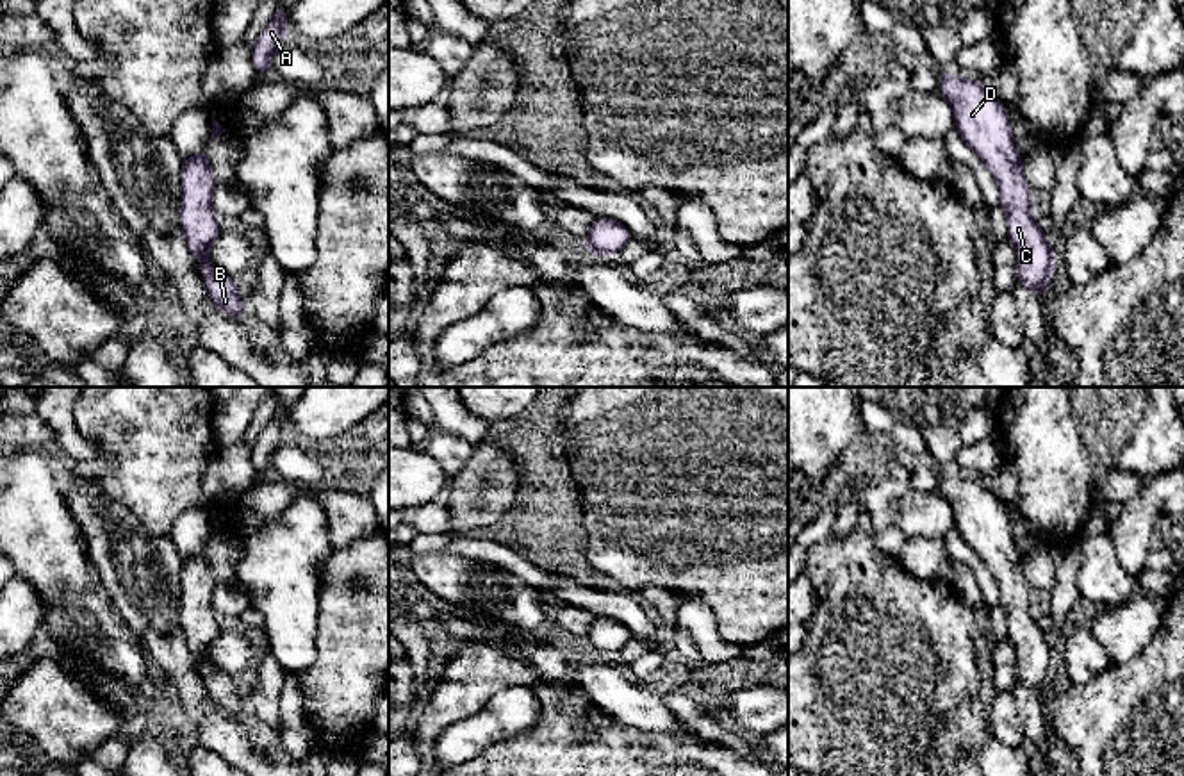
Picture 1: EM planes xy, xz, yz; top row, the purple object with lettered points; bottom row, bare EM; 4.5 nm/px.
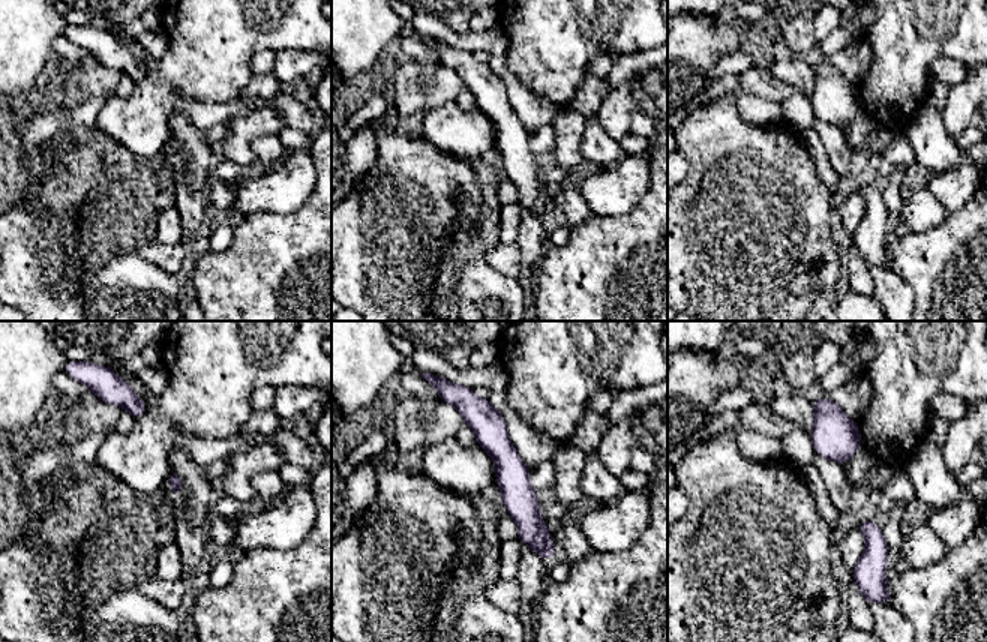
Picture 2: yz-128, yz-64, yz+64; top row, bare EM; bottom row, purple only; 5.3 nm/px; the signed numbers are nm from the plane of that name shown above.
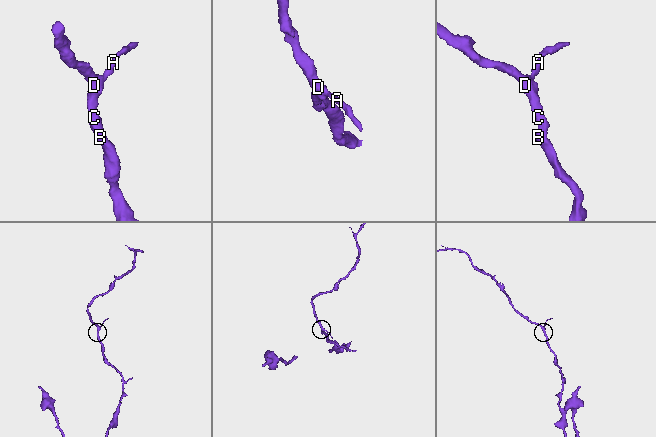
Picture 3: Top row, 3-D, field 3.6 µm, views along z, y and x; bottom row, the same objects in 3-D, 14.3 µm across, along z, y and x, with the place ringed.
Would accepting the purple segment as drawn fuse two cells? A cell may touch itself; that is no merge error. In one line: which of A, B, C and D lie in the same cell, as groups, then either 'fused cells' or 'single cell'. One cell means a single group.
A B C D | single cell

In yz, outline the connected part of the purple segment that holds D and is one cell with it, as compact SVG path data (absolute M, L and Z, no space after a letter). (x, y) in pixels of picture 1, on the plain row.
M940 471L941 496L952 508L963 541L991 571L1006 612L1007 639L1016 651L1016 683L1048 696L1048 681L1059 658L1047 633L1031 615L1032 598L1024 576L1022 555L1015 544L1006 505L981 480L965 480Z

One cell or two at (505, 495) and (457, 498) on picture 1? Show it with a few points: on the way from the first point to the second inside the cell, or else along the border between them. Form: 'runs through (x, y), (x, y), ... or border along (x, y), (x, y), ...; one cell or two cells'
runs through (493, 495), (469, 498); one cell

